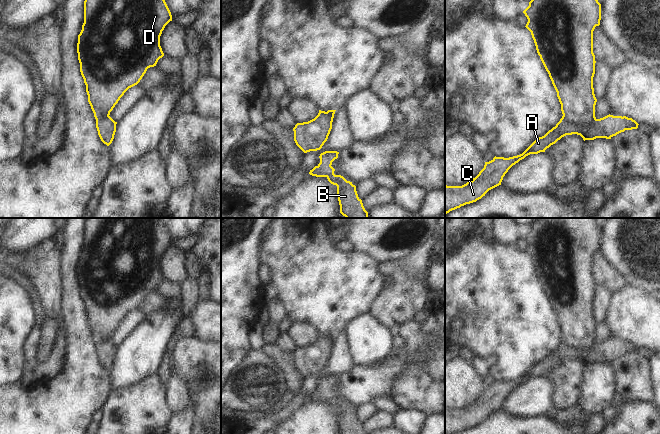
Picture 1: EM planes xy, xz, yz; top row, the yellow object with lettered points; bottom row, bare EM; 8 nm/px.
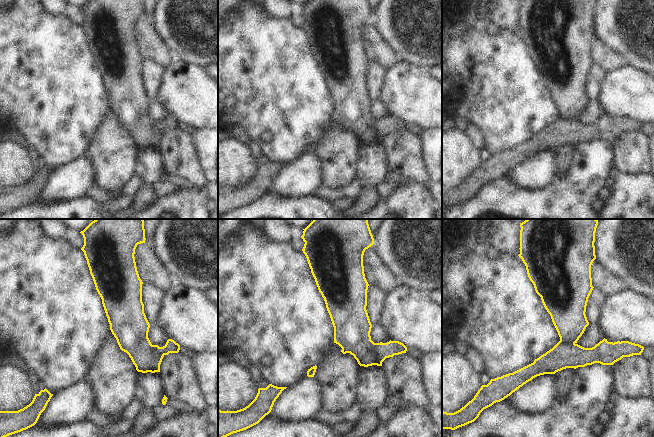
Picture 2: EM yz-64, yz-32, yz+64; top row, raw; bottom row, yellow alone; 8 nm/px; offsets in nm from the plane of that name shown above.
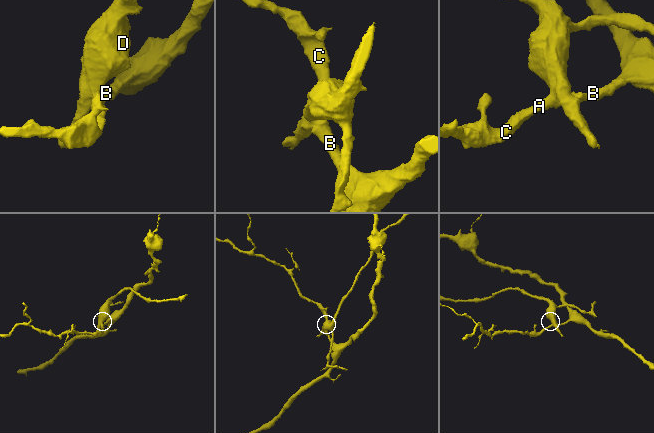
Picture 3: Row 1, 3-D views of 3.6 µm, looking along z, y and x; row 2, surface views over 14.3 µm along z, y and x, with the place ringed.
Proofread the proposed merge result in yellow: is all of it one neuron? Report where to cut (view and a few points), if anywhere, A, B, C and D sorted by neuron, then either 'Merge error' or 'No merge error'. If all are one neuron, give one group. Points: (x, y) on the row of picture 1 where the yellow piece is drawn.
Split along yz (562, 116), (568, 121), (584, 124), (590, 124), (597, 119). Groups: A B C / D. Merge error

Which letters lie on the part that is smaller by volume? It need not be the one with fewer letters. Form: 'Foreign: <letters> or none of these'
Foreign: D

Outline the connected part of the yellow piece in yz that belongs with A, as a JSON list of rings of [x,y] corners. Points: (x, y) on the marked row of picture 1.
[[[610,114],[588,125],[571,123],[562,117],[555,127],[537,138],[522,154],[509,158],[495,156],[491,161],[485,162],[484,168],[472,181],[462,186],[445,185],[445,214],[481,199],[489,190],[501,185],[503,177],[513,165],[530,154],[545,152],[566,135],[577,134],[584,141],[611,139],[625,130],[637,129],[638,125],[632,118]]]

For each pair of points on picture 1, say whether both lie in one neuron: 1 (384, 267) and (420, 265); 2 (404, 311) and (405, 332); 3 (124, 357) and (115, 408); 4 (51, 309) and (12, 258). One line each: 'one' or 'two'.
1: one
2: two
3: two
4: one

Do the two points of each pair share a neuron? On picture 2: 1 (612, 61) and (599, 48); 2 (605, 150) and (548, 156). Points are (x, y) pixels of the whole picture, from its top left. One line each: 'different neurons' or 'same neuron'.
1: same neuron
2: different neurons

